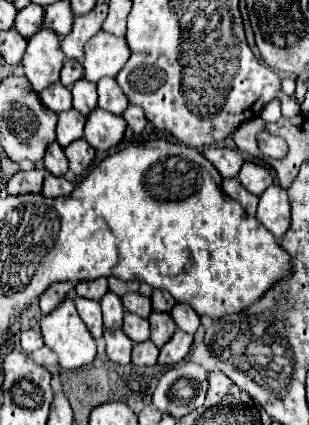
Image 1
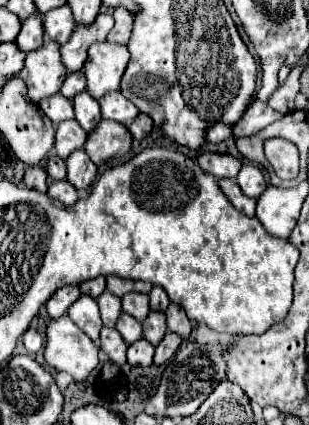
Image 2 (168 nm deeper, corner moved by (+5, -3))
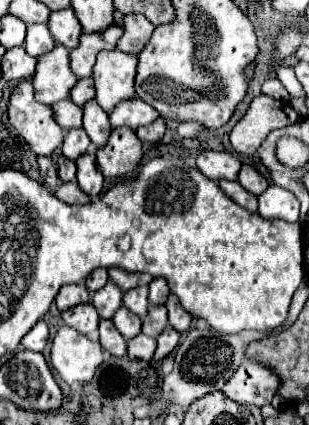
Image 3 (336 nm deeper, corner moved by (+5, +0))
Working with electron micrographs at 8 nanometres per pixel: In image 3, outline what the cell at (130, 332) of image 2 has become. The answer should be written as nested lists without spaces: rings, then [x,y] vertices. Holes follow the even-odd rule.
[[[121,306],[115,316],[113,316],[113,322],[117,326],[117,330],[127,338],[131,340],[133,336],[137,336],[141,332],[141,318],[135,316],[133,312],[129,312],[125,306]]]

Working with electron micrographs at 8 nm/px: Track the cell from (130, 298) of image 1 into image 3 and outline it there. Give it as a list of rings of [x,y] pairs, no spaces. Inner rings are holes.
[[[147,286],[133,288],[133,290],[129,290],[129,292],[123,294],[123,306],[129,308],[139,318],[143,318],[147,314],[147,306],[149,306],[147,296],[149,296],[149,288]]]

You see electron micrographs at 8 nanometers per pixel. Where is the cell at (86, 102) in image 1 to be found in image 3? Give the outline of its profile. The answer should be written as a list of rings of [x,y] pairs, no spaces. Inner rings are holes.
[[[89,100],[83,106],[83,128],[95,146],[103,146],[109,138],[111,124],[109,124],[107,112],[103,108],[99,108],[99,104],[95,100]]]

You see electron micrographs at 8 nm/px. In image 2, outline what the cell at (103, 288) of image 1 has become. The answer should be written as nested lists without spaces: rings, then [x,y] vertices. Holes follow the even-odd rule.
[[[95,277],[95,279],[89,279],[89,281],[81,283],[81,285],[79,285],[79,289],[81,289],[81,293],[91,295],[93,299],[97,299],[97,297],[105,291],[105,277]]]

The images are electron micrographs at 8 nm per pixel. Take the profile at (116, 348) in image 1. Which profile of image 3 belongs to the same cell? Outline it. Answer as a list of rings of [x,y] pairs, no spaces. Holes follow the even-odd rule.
[[[101,320],[99,322],[99,334],[101,334],[101,346],[113,354],[113,356],[125,356],[127,350],[127,342],[125,338],[119,334],[119,330],[115,328],[115,324],[111,320]]]

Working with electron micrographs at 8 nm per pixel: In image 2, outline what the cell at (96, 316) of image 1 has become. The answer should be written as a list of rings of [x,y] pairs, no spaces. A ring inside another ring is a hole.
[[[81,295],[67,311],[67,315],[71,317],[71,321],[93,341],[99,339],[99,331],[101,331],[101,317],[99,317],[99,307],[97,301],[89,295]]]

